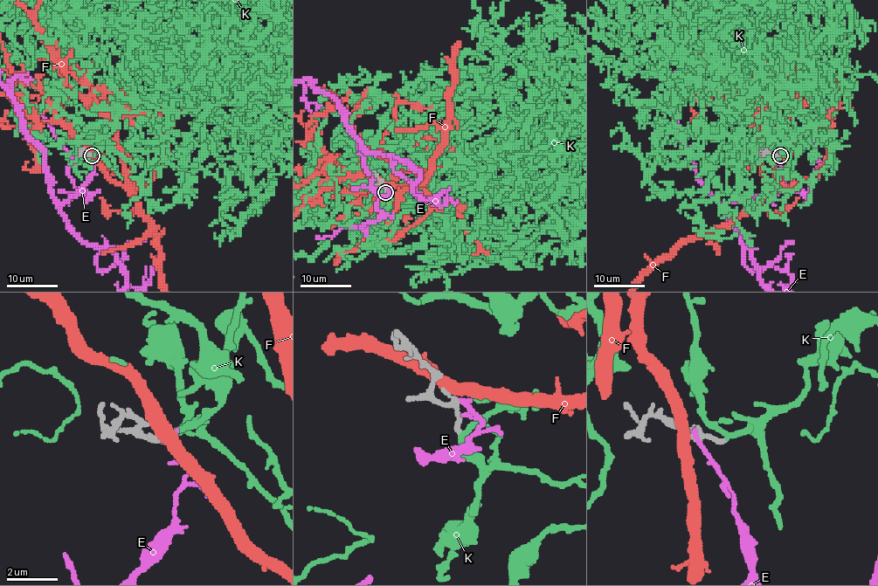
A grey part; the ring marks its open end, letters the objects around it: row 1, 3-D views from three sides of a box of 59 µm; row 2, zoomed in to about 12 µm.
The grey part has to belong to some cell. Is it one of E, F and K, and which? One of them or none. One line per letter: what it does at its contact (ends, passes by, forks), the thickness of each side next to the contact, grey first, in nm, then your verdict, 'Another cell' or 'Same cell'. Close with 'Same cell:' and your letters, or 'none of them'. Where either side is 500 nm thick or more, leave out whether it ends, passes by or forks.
E: It ends there. Thickness 320 nm (grey) against 200 nm. Another cell
F: It passes by. Thickness 200 nm (grey) against 440 nm. Another cell
K: It passes by. Thickness 200 nm (grey) against 200 nm. Same cell
Same cell: K

